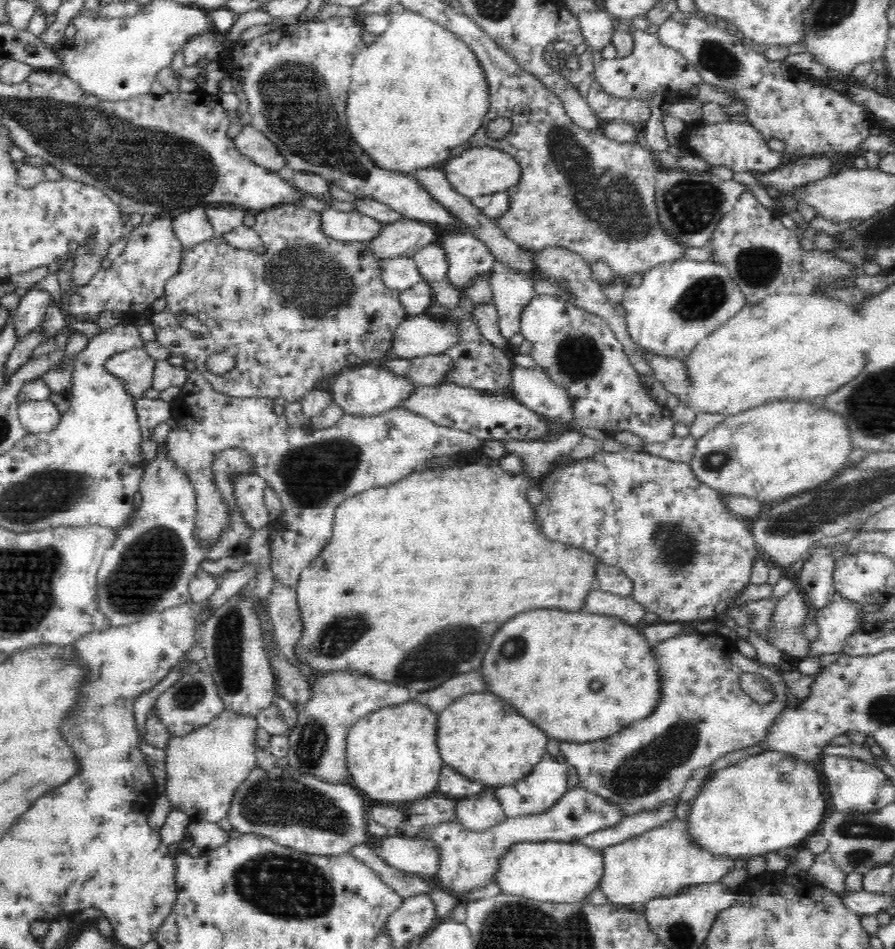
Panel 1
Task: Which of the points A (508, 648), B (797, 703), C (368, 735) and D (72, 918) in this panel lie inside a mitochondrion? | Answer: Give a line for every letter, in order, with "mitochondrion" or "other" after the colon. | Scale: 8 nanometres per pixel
A: mitochondrion
B: other
C: other
D: other

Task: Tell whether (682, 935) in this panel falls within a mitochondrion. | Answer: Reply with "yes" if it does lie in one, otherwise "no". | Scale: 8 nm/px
yes

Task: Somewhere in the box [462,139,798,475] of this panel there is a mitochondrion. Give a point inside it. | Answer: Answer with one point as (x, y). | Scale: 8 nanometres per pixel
(690, 205)

